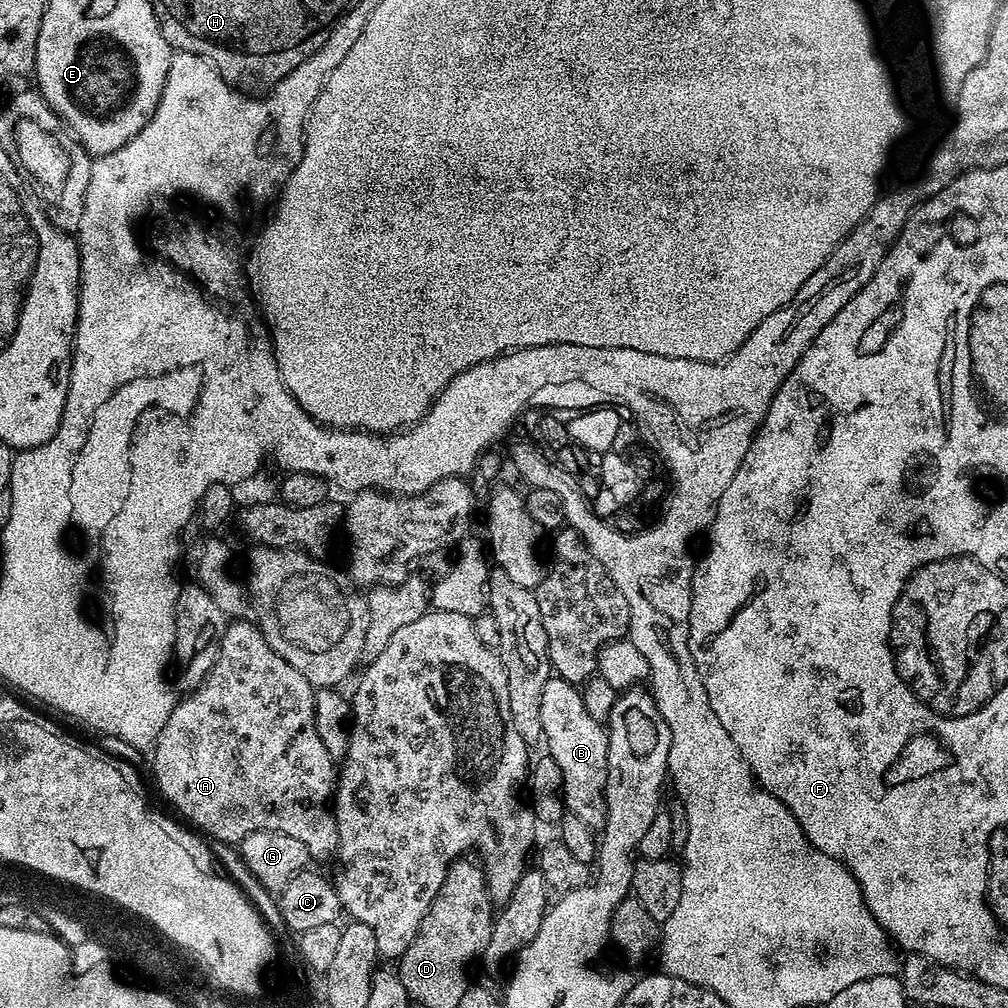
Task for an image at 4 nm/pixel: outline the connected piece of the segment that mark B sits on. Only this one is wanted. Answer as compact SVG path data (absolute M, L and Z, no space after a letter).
M553 675L542 690L543 743L548 743L547 755L558 762L564 783L564 807L578 814L586 826L603 829L606 818L606 778L608 777L608 734L605 725L586 710L581 689Z

